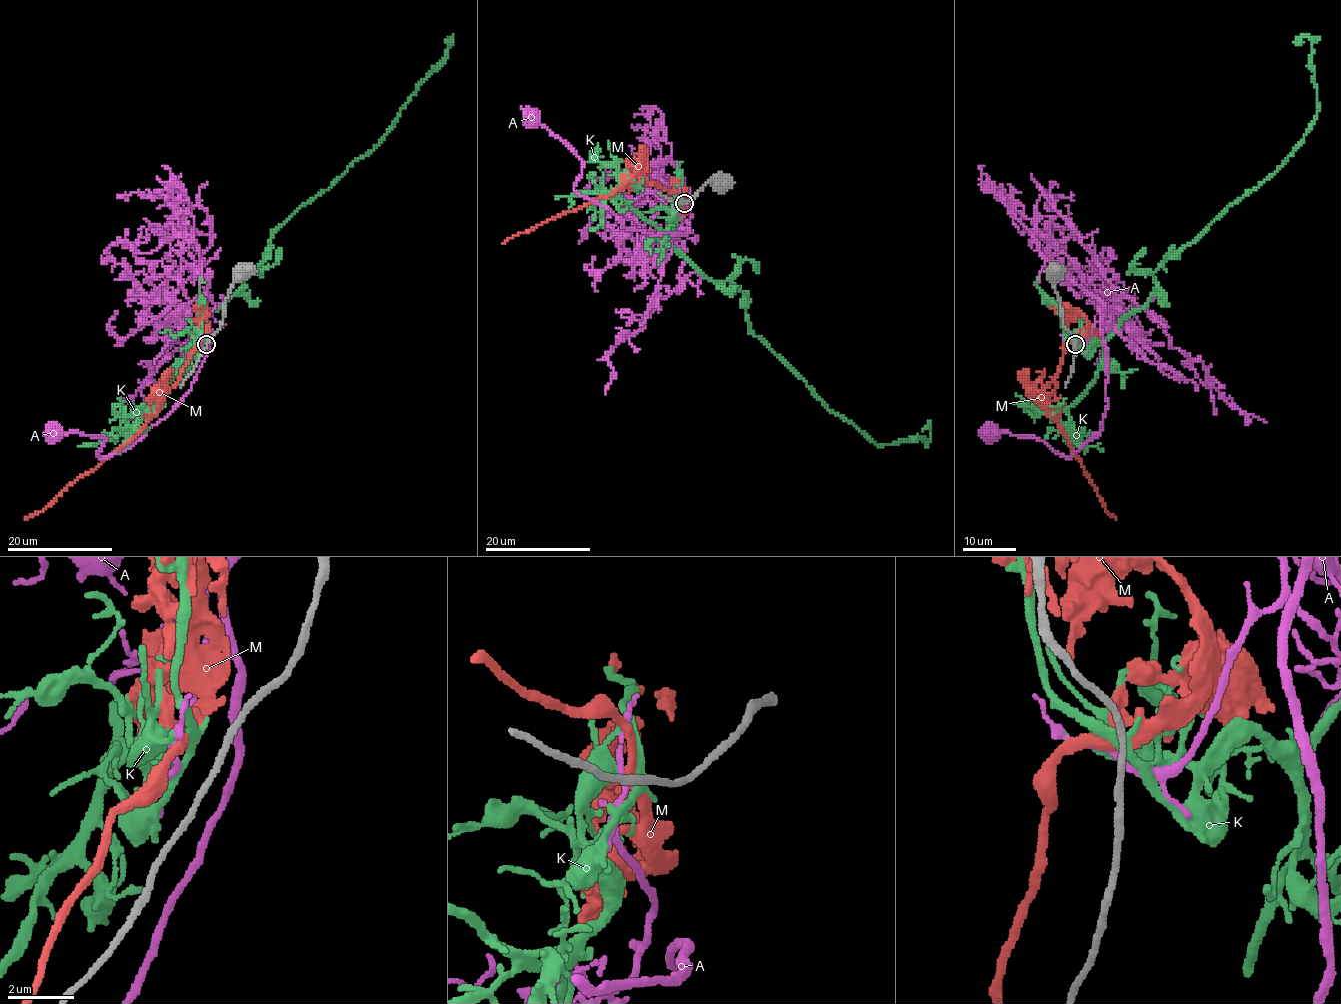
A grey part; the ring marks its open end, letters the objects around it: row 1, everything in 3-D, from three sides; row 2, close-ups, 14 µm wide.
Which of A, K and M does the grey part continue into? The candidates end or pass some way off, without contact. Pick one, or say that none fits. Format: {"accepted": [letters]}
{"accepted": ["K"]}

